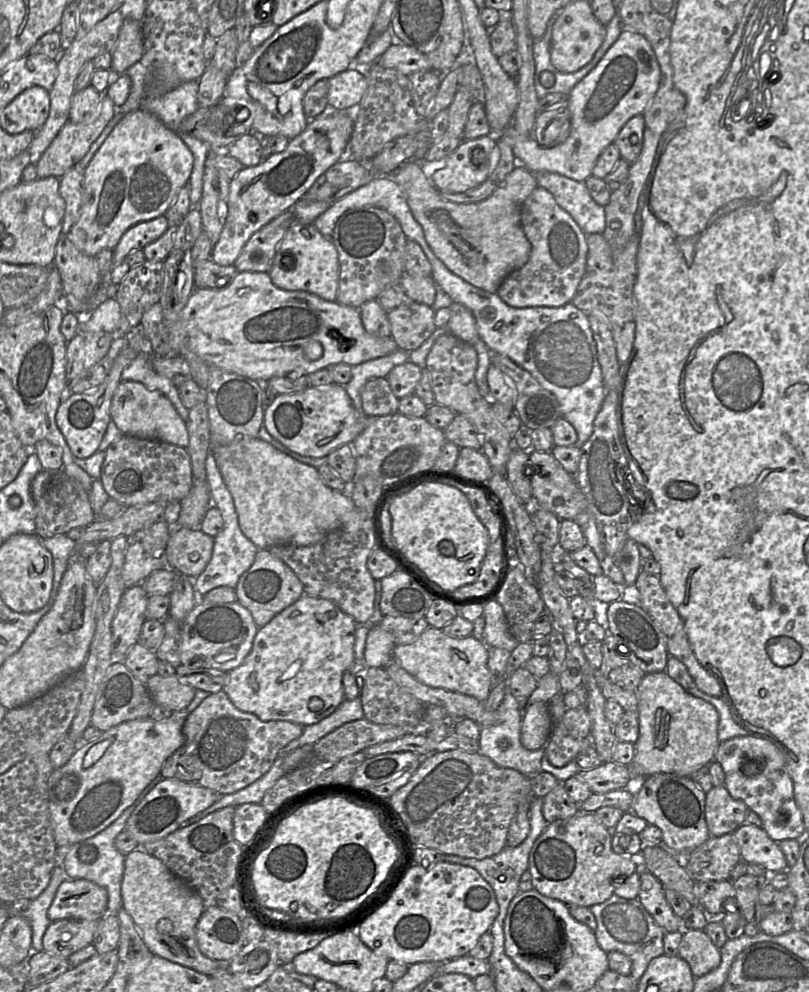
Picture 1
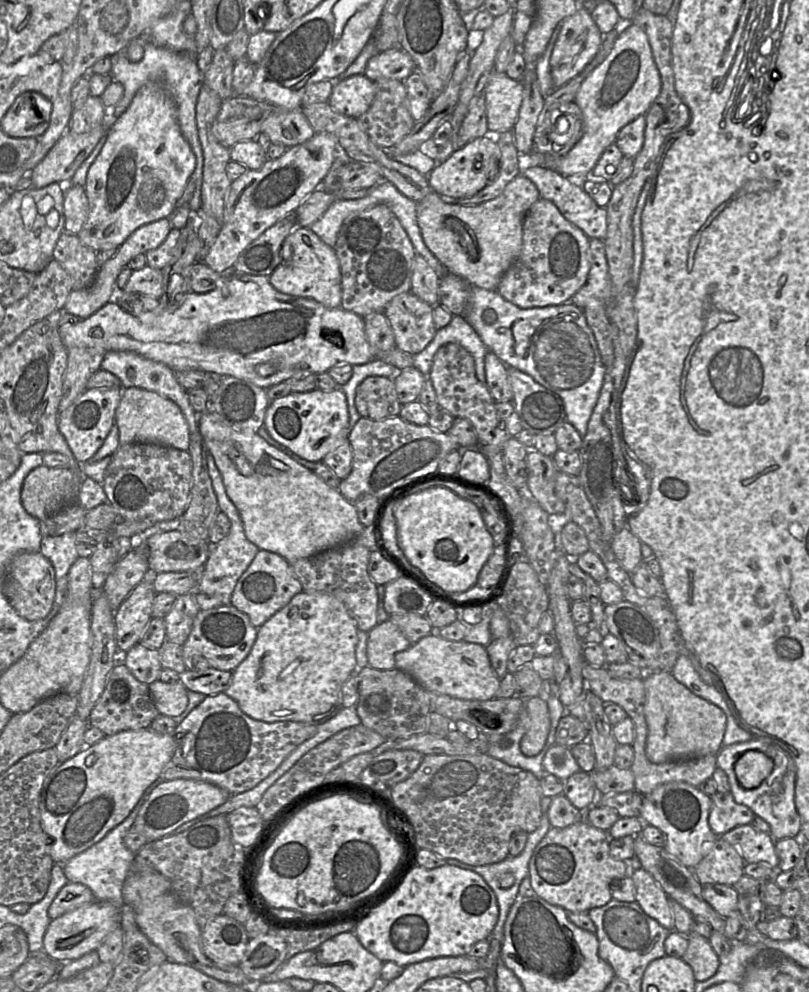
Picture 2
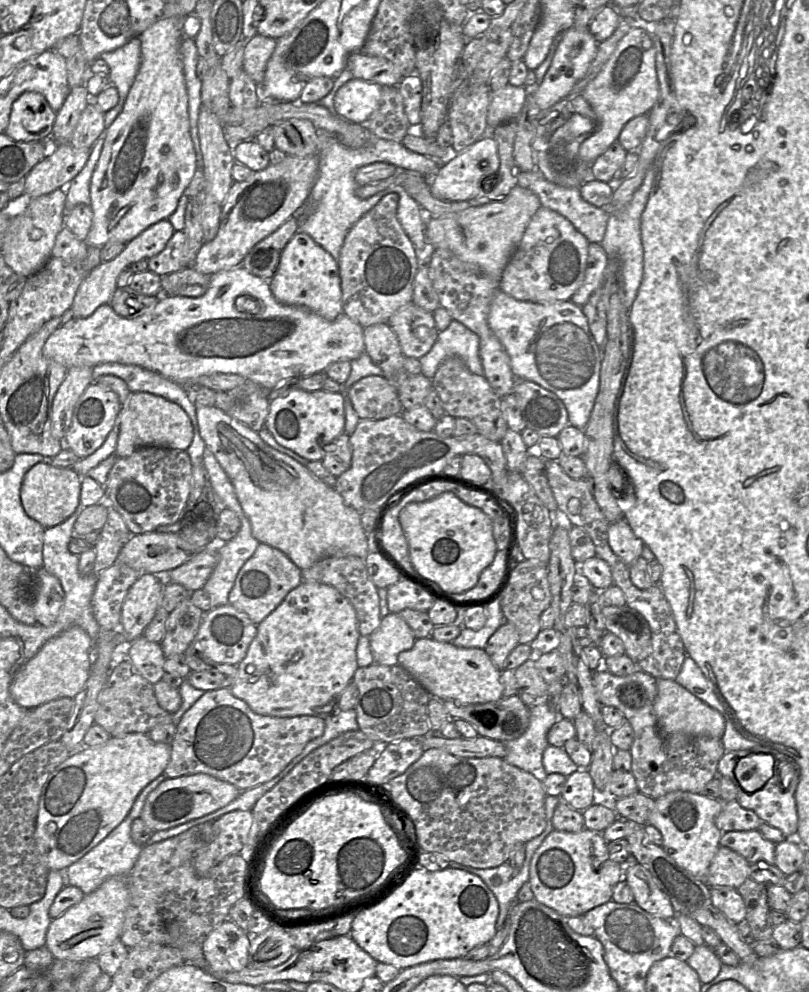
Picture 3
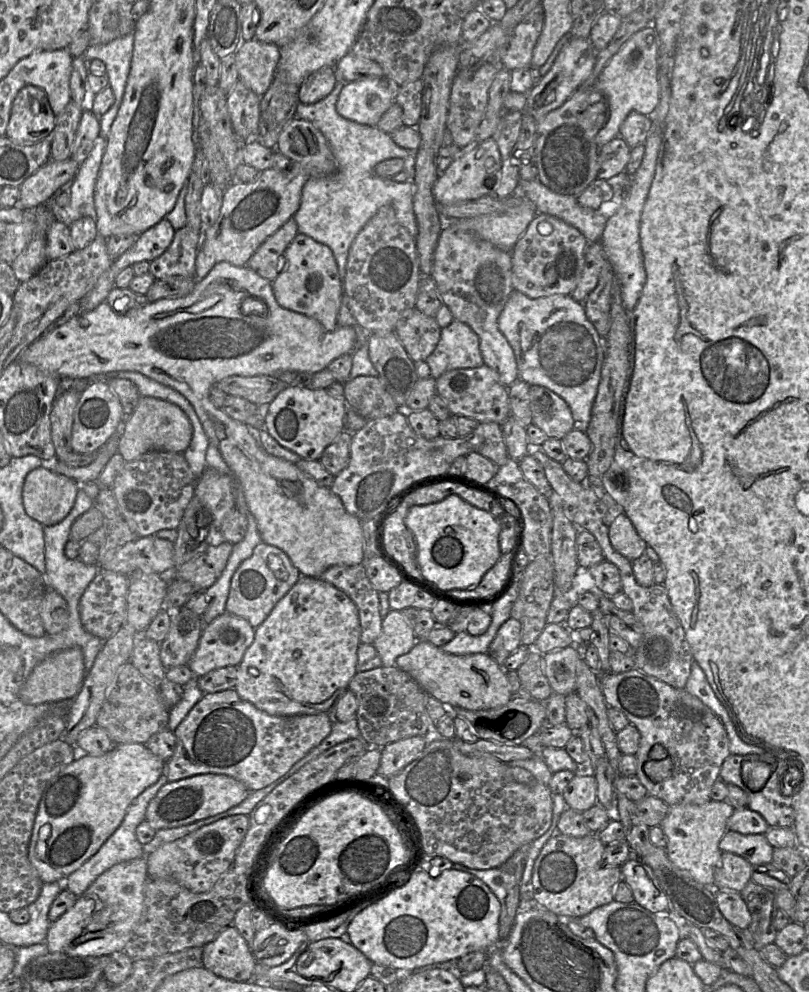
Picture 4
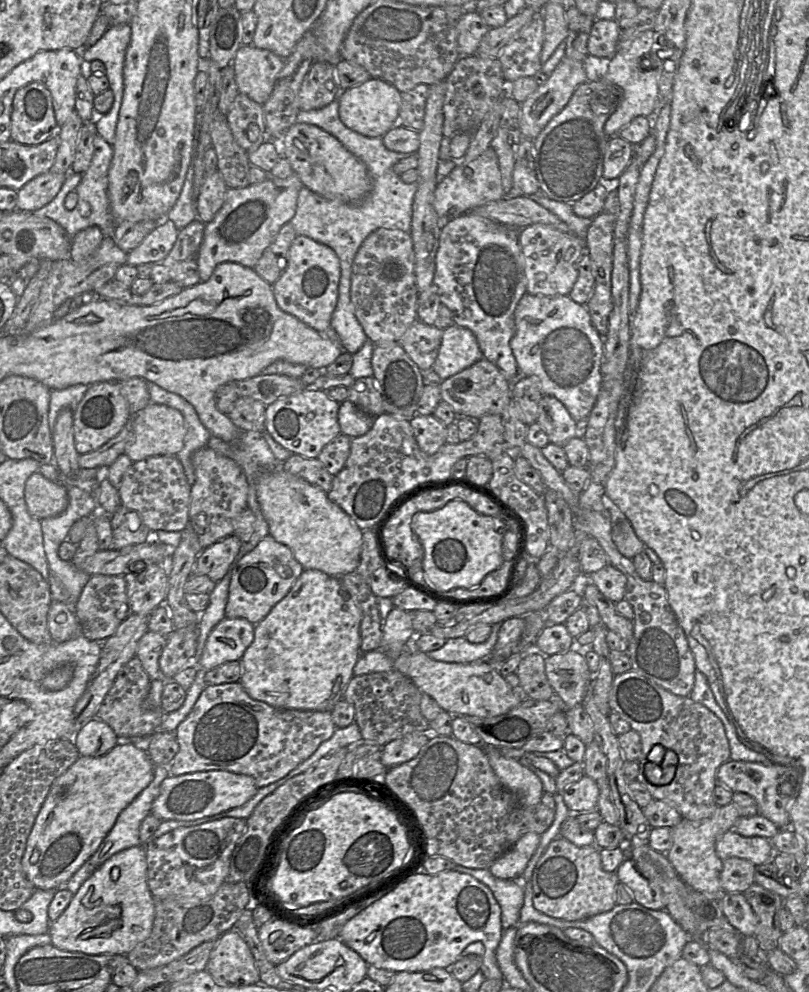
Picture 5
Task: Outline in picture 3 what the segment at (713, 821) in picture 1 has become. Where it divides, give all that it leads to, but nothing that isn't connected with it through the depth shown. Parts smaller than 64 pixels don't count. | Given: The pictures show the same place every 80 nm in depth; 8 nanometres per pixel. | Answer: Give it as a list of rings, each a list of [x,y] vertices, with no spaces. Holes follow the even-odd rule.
[[[736,800],[723,802],[723,808],[715,819],[722,832],[757,830],[763,820],[750,809],[743,808]]]

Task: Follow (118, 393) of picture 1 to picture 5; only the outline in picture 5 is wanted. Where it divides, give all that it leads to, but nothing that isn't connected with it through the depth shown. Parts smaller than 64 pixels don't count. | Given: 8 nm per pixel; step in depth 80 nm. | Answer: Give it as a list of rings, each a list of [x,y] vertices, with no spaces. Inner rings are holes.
[[[149,403],[133,417],[133,433],[125,454],[132,462],[139,462],[153,456],[176,456],[184,446],[185,435],[185,420],[178,410]]]

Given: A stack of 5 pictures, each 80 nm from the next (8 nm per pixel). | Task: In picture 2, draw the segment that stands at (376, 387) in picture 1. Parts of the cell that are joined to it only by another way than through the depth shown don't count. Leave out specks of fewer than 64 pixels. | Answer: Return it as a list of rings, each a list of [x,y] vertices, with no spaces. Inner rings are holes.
[[[365,378],[356,389],[355,406],[362,418],[374,421],[400,416],[402,405],[393,378]]]

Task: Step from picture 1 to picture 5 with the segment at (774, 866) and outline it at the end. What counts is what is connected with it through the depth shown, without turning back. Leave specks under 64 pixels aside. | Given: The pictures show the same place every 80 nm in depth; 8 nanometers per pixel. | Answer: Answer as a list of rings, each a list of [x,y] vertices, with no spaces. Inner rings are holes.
[[[729,830],[718,838],[715,851],[721,860],[737,857],[755,866],[769,862],[775,854],[771,840],[760,836],[745,837],[735,830]]]

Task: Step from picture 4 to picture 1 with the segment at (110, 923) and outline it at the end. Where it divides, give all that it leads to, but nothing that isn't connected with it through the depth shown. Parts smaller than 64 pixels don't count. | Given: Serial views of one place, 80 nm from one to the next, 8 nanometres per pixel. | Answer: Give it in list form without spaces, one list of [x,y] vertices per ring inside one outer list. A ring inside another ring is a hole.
[[[64,919],[51,922],[43,936],[43,951],[68,958],[92,944],[98,921]]]

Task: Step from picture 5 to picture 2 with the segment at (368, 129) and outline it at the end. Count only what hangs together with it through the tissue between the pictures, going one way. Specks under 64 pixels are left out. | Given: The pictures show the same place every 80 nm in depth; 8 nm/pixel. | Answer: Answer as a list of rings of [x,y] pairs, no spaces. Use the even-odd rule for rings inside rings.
[[[364,74],[334,82],[328,103],[341,114],[358,119],[370,107],[376,94],[376,83]]]

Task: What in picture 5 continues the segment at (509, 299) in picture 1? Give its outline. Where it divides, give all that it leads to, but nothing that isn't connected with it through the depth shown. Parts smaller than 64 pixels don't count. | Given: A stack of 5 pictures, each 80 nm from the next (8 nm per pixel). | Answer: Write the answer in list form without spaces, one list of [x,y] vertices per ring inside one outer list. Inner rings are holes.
[[[540,223],[527,226],[518,233],[527,293],[543,296],[569,295],[578,277],[578,261],[586,253],[585,239]]]

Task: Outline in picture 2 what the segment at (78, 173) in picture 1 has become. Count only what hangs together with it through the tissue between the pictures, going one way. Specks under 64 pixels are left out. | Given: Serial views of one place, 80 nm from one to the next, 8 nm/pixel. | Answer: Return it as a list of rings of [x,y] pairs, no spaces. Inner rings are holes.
[[[69,183],[64,193],[64,231],[77,235],[87,219],[88,209],[84,186]]]

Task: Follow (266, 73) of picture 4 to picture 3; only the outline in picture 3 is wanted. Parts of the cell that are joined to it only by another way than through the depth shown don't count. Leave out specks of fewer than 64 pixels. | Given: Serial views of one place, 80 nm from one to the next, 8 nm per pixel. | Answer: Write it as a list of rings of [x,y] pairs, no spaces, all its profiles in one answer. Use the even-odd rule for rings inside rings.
[[[255,34],[245,43],[242,70],[258,86],[264,80],[266,65],[275,47],[275,39],[259,34]]]

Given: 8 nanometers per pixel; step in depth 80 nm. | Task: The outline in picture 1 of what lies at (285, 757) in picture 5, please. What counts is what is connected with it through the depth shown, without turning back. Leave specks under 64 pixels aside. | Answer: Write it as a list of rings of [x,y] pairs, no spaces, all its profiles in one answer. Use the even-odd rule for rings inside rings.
[[[223,690],[209,694],[184,720],[184,744],[164,763],[160,775],[213,790],[219,796],[233,794],[252,784],[273,765],[279,752],[297,739],[304,726],[290,721],[261,721],[237,709]]]

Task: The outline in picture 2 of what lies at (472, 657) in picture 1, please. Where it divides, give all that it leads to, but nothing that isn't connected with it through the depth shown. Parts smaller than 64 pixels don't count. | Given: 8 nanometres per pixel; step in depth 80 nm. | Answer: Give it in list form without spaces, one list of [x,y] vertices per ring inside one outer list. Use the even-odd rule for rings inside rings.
[[[436,631],[423,637],[407,650],[395,654],[396,668],[408,674],[429,692],[448,695],[463,700],[491,700],[496,698],[501,679],[494,672],[486,647],[465,641],[450,641],[440,637]]]

